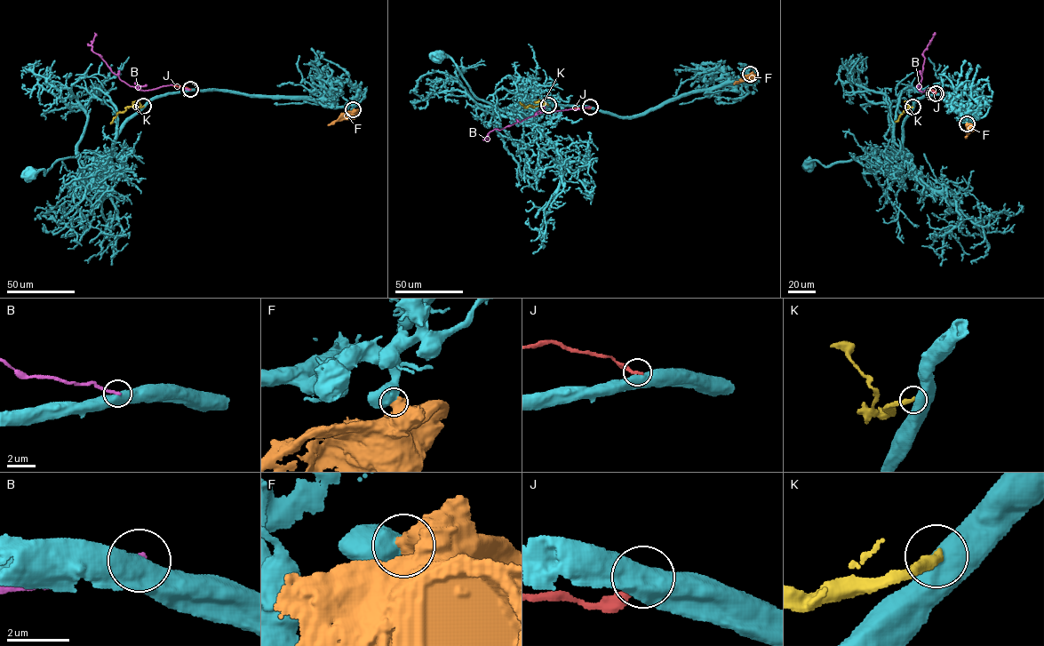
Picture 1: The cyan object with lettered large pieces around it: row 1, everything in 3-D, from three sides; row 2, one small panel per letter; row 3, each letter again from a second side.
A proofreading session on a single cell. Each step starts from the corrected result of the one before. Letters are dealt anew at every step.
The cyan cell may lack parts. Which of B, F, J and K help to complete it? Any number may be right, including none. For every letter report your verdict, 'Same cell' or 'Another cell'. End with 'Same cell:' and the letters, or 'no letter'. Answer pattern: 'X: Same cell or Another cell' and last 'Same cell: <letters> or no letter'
B: Another cell
F: Another cell
J: Another cell
K: Another cell
Same cell: no letter

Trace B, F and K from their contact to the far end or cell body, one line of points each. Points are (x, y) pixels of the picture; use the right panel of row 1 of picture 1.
B: (934, 93), (931, 88), (920, 91), (925, 59), (922, 54), (935, 32)
F: (967, 123), (966, 138)
K: (912, 107), (907, 107), (895, 121)

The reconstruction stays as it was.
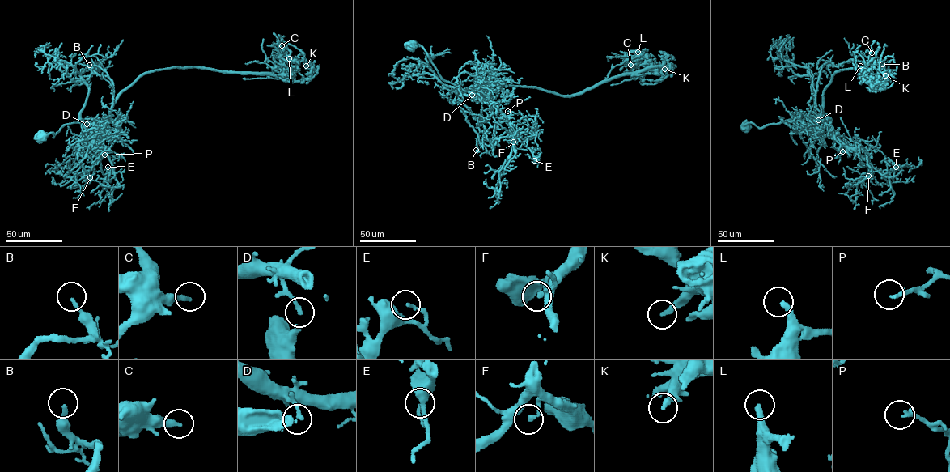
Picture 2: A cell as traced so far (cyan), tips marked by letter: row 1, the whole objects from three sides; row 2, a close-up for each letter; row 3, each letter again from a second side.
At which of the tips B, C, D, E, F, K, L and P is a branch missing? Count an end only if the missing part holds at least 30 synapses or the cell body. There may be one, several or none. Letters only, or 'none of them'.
L

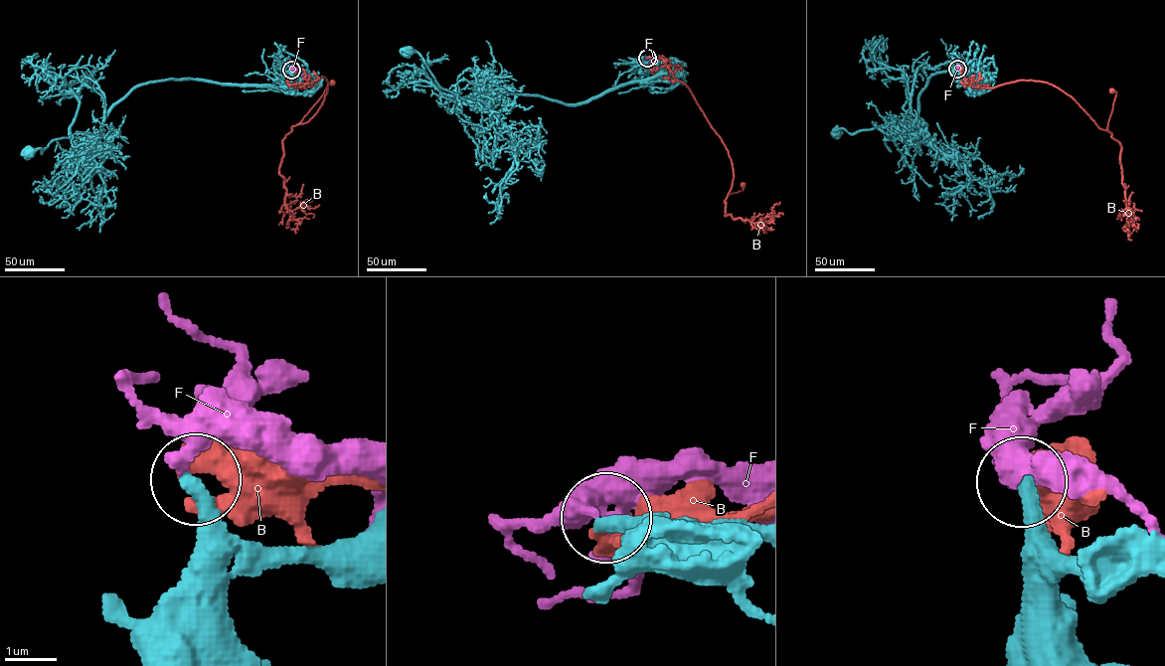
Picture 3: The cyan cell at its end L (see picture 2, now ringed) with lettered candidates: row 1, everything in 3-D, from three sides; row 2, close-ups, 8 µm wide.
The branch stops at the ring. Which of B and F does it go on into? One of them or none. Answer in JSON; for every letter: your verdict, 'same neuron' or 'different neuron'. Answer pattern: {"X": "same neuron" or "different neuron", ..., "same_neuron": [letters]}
{"B": "different neuron", "F": "different neuron", "same_neuron": []}

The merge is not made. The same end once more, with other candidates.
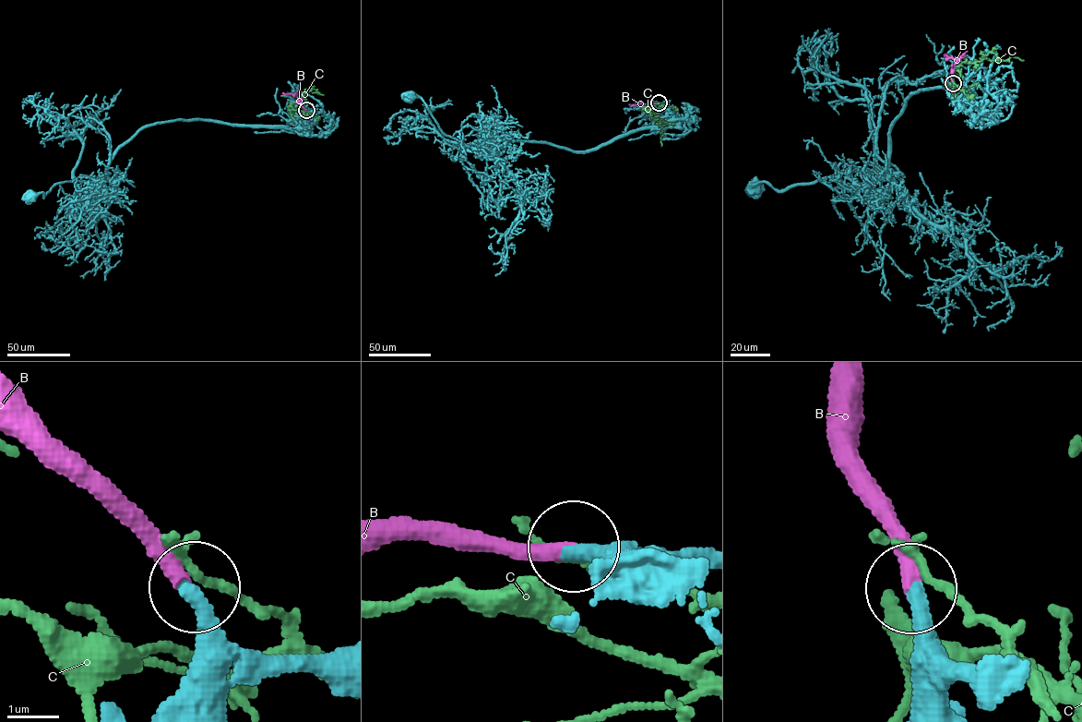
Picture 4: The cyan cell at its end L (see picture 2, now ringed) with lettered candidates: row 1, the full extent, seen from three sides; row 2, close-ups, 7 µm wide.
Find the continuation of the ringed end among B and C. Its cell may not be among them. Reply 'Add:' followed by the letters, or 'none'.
Add: B

